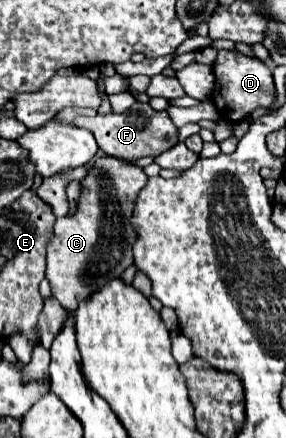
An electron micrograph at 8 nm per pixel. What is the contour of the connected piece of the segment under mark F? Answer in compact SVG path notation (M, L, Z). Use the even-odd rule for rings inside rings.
M134 103L124 113L108 113L98 117L76 117L74 125L88 129L94 137L98 147L112 157L136 161L140 157L156 157L162 151L174 147L178 143L178 127L172 123L168 111L156 111L150 107L150 103Z

